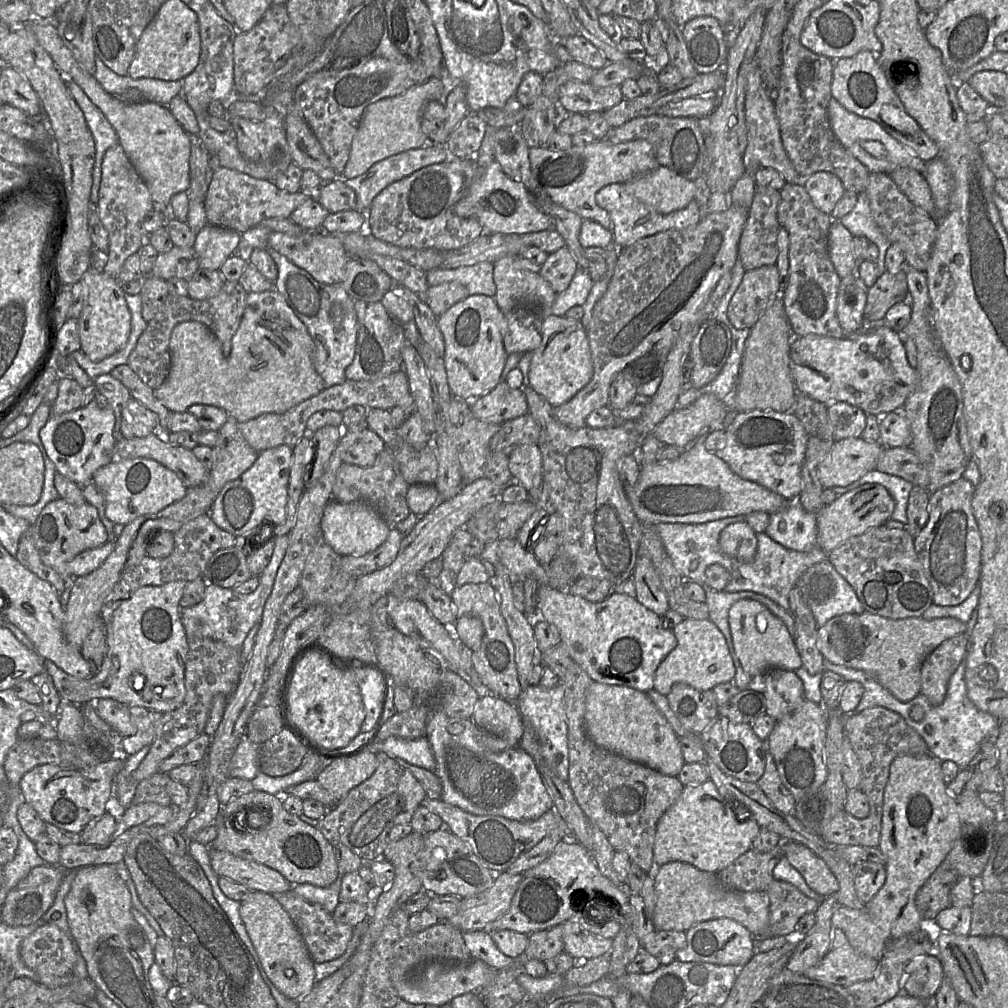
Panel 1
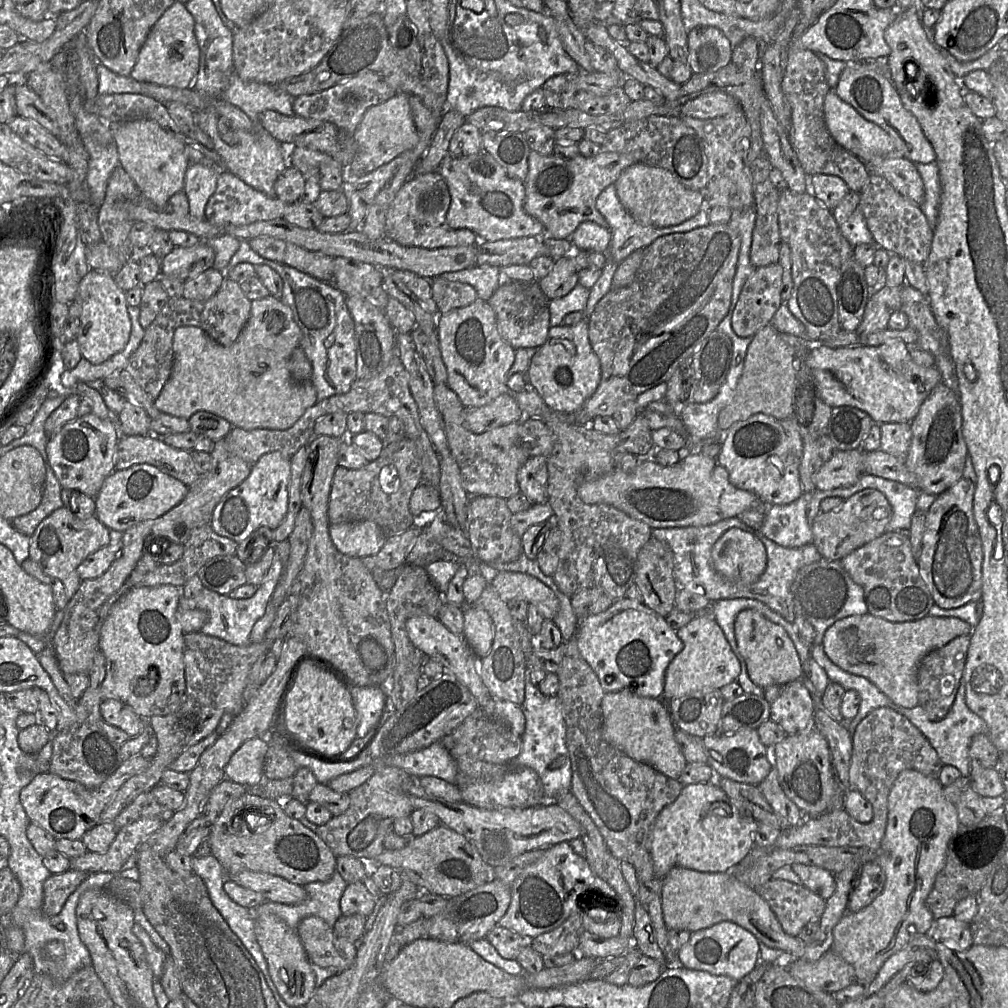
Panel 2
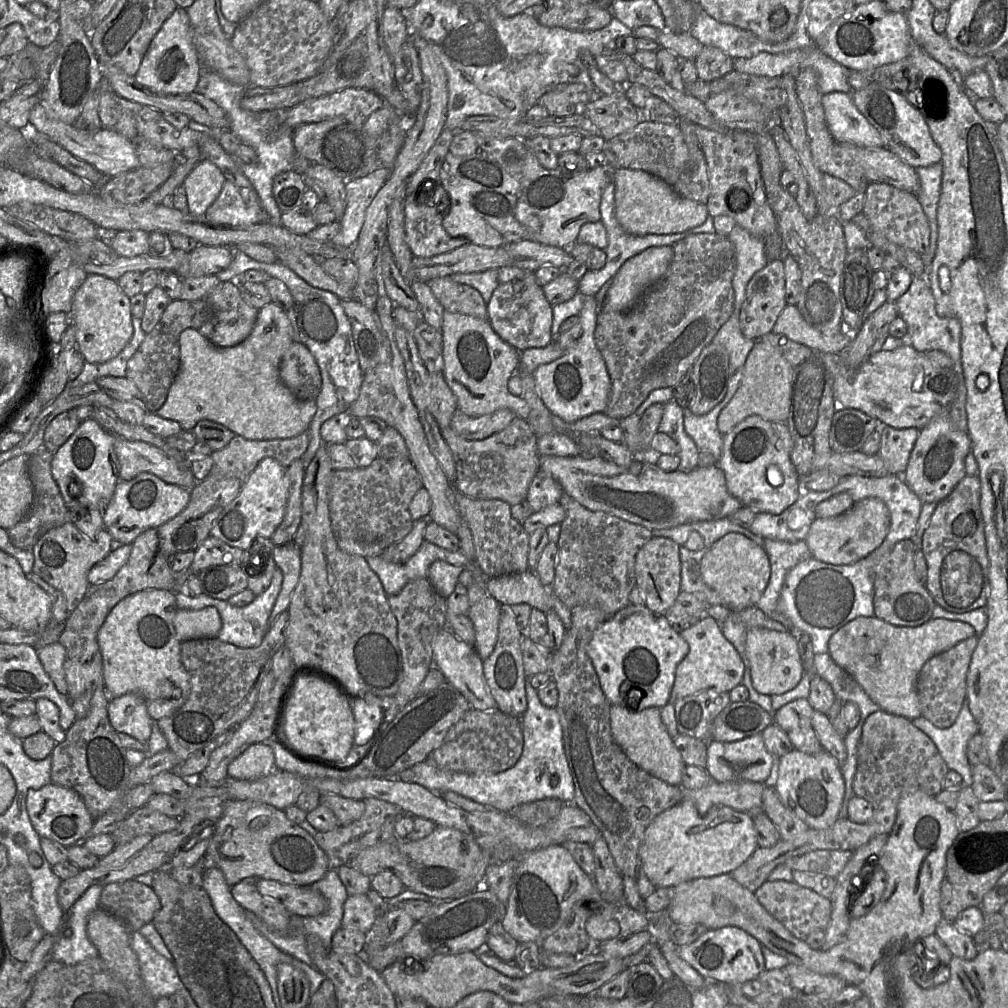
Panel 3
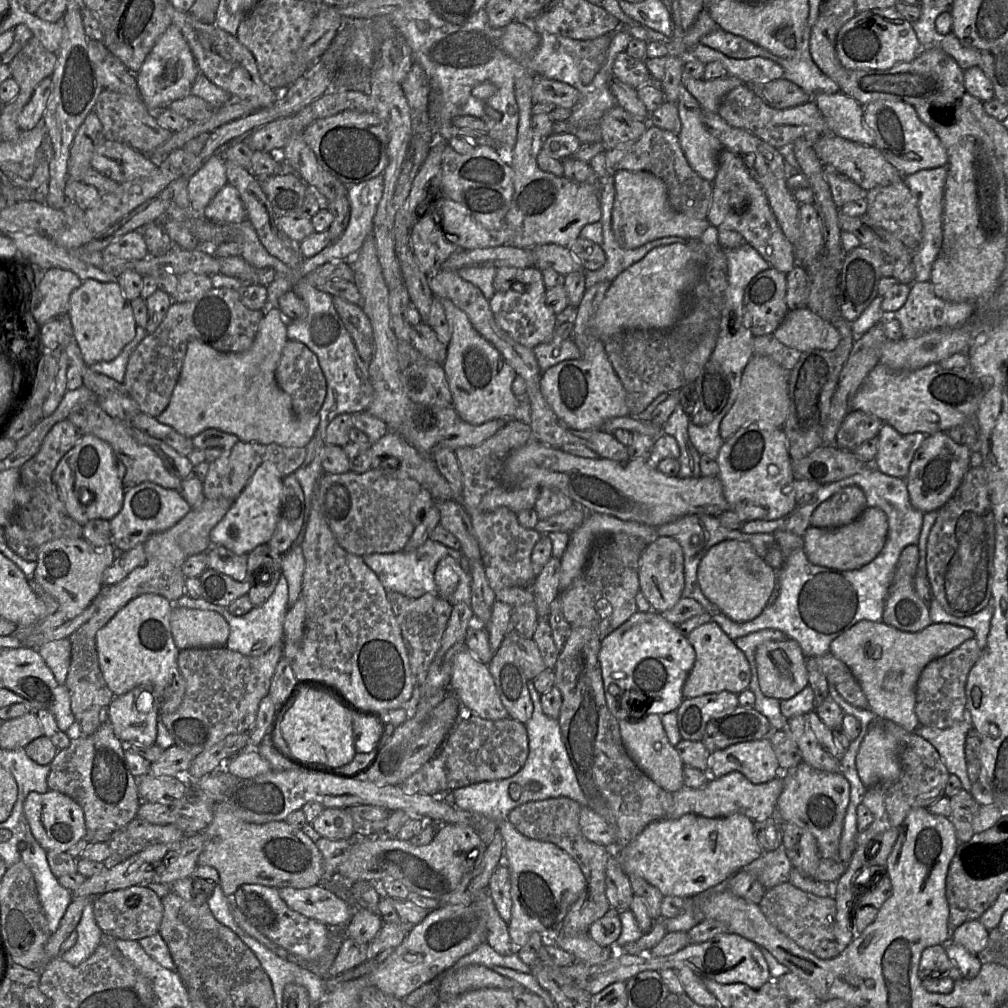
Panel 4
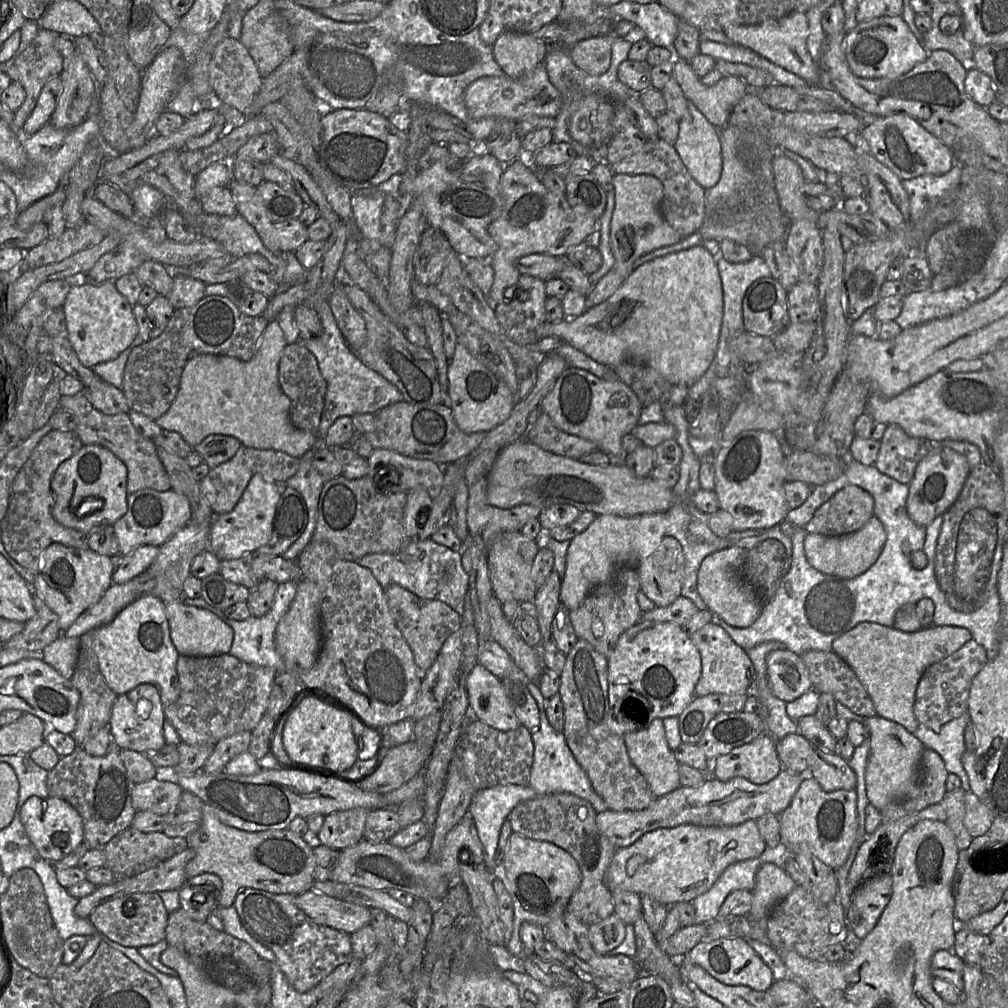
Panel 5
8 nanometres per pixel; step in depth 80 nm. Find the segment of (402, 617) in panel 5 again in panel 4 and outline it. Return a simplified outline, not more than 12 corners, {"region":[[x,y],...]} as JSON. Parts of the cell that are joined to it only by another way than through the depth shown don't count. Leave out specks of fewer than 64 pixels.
{"region":[[387,591],[416,684],[439,651],[452,604]]}

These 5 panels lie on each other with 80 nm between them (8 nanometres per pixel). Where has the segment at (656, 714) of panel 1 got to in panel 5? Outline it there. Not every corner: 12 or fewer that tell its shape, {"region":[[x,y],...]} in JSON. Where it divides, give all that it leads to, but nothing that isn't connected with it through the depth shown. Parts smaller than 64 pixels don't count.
{"region":[[661,718],[623,740],[655,798],[681,786]]}

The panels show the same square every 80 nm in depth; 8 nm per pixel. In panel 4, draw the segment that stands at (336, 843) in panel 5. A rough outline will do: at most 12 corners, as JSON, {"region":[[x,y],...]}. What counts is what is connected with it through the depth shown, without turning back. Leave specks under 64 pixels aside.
{"region":[[324,808],[310,824],[321,837],[355,835],[346,809]]}

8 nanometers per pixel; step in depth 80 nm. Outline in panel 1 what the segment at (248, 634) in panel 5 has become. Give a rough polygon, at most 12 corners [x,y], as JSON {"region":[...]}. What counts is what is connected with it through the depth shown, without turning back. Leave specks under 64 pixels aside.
{"region":[[288,535],[252,593],[207,584],[201,602],[180,607],[188,639],[240,649],[260,623]]}

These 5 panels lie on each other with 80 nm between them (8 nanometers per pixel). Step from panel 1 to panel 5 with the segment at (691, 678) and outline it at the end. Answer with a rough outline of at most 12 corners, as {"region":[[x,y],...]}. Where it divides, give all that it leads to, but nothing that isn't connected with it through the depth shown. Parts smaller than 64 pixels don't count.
{"region":[[717,623],[690,635],[695,696],[748,694],[753,663]]}

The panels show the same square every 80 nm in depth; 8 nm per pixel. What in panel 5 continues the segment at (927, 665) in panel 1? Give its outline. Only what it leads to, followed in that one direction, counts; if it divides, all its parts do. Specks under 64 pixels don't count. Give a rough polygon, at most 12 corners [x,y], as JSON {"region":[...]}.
{"region":[[970,639],[924,671],[919,725],[940,730],[966,713],[987,661]]}

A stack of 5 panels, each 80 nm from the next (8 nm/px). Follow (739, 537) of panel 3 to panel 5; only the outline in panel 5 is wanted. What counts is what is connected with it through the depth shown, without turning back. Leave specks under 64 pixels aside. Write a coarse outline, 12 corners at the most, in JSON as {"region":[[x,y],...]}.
{"region":[[728,546],[700,564],[708,609],[748,627],[763,602],[741,575],[744,550]]}

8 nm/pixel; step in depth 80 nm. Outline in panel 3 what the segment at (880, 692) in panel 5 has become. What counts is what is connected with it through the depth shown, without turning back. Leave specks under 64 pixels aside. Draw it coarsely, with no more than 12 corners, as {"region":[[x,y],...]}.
{"region":[[857,617],[828,653],[880,707],[921,716],[925,662],[975,634]]}

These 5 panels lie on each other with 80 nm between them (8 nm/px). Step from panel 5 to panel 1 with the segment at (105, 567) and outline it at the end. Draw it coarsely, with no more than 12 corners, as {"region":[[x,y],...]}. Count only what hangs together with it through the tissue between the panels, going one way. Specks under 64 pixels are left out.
{"region":[[61,498],[30,534],[41,561],[75,578],[69,562],[108,541],[96,507]]}

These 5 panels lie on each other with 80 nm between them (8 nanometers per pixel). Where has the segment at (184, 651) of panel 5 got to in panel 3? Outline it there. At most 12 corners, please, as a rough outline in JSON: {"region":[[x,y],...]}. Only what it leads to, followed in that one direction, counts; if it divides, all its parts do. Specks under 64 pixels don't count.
{"region":[[178,609],[173,626],[182,643],[216,637],[218,610]]}

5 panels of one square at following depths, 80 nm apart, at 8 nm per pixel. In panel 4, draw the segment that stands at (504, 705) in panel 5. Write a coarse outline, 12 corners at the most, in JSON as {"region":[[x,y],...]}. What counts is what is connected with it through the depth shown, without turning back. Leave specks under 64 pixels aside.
{"region":[[464,647],[449,689],[478,716],[509,717],[488,666]]}

